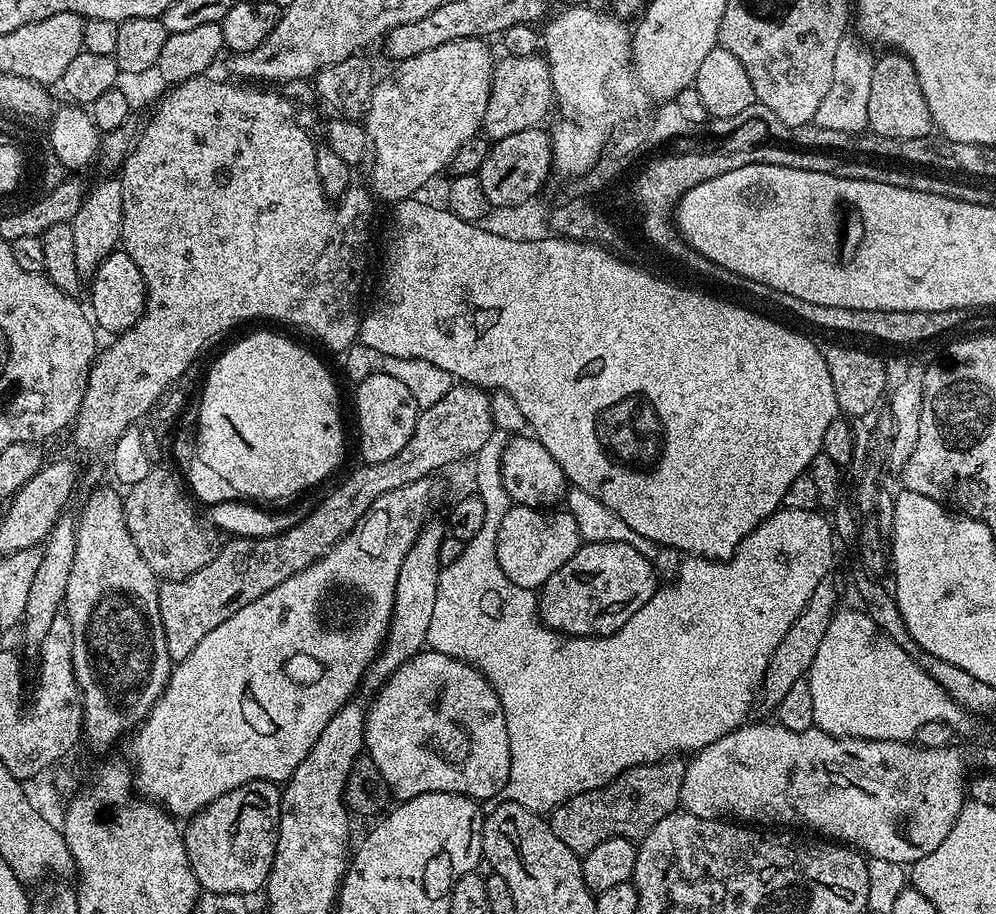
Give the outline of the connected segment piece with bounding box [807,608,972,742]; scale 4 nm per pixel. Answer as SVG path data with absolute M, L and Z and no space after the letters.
M848 608L837 611L836 616L826 629L826 635L818 646L818 654L814 654L814 662L807 674L810 684L811 701L814 702L815 727L826 734L849 736L859 740L903 740L911 741L926 722L943 720L954 732L964 731L972 722L969 713L960 708L936 682L918 666L902 646L885 638L878 631L876 623L867 612Z

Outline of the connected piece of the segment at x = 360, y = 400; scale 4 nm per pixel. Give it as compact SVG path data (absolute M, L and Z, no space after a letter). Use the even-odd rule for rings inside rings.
M375 370L369 374L366 379L355 385L356 390L356 428L360 431L360 460L365 464L374 462L386 462L386 458L394 458L416 429L416 418L420 415L422 409L416 405L414 398L410 395L410 390L403 382L398 382L398 378L390 378L382 370Z

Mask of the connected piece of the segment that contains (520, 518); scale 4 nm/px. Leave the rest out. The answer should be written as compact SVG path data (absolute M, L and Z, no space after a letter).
M521 504L509 506L498 526L498 566L502 566L502 574L506 574L514 586L539 590L544 587L546 578L554 574L554 570L566 566L566 562L574 558L581 543L578 521L571 512L531 508Z

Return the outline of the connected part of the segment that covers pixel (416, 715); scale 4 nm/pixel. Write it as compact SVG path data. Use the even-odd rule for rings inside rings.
M421 650L381 684L384 685L380 693L366 708L364 746L367 759L378 766L378 774L382 774L384 785L397 801L412 800L418 794L431 792L457 792L474 801L485 802L495 801L503 793L510 778L510 734L506 734L502 702L492 689L492 683L476 665Z

